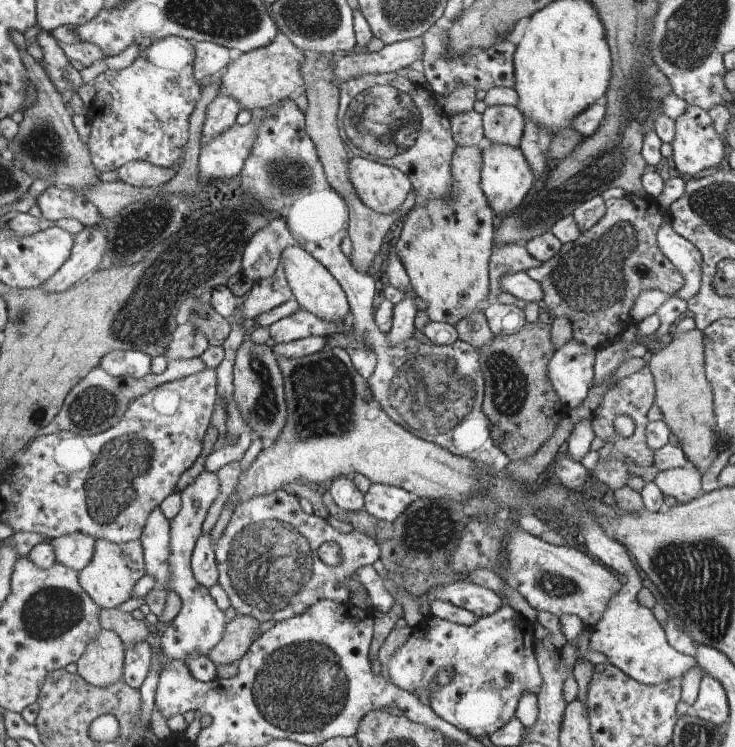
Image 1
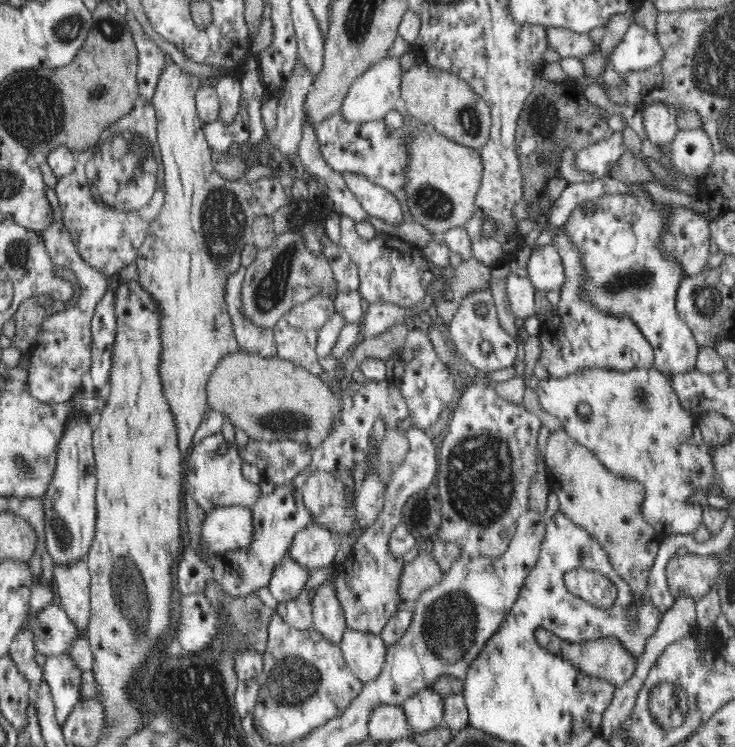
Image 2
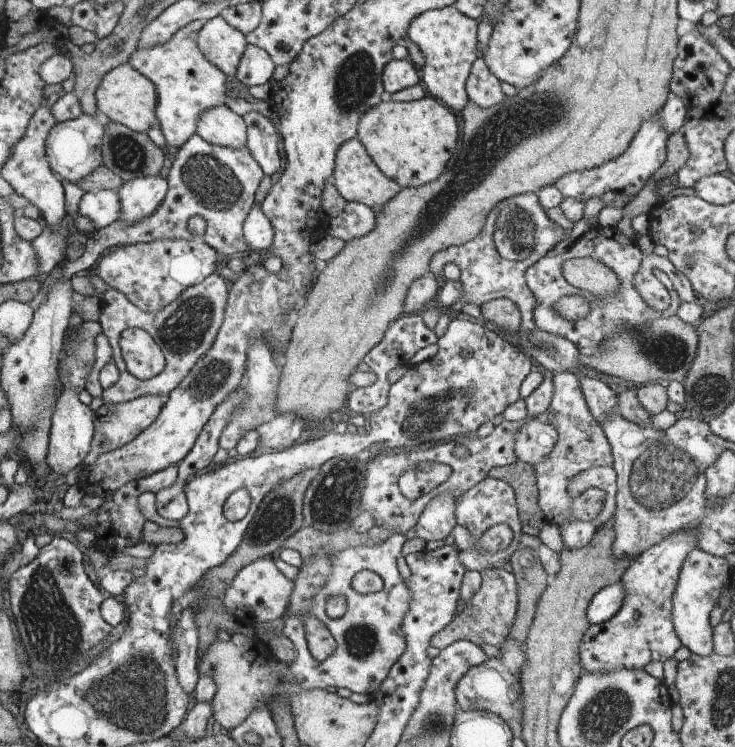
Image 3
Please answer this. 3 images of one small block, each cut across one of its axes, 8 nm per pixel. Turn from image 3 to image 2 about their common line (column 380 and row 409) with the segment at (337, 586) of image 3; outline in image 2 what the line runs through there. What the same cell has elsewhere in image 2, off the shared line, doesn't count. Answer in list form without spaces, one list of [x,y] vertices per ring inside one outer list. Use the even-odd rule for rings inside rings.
[[[586,367],[584,372],[566,376],[562,380],[540,381],[535,394],[544,410],[562,422],[565,431],[590,452],[616,476],[631,477],[641,482],[645,488],[642,504],[644,520],[650,523],[661,536],[668,534],[692,534],[703,521],[703,507],[689,503],[688,499],[697,488],[707,489],[713,485],[713,466],[710,447],[704,442],[694,412],[688,412],[679,403],[672,384],[672,376],[664,376],[654,370],[632,368],[628,374],[618,371],[608,372],[594,367]],[[578,404],[588,404],[588,421],[578,417]]]

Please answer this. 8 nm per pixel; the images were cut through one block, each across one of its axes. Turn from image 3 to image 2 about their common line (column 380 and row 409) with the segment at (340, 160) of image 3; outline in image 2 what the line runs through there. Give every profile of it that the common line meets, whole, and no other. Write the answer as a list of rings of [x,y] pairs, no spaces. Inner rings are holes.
[[[167,51],[166,55],[168,55],[168,58],[165,60],[165,67],[161,70],[157,88],[155,89],[156,92],[153,94],[153,100],[151,101],[152,107],[156,110],[157,117],[157,144],[159,146],[161,165],[163,168],[162,183],[164,200],[160,214],[154,220],[151,220],[144,243],[137,250],[135,262],[137,263],[139,274],[137,281],[144,288],[144,291],[148,291],[148,295],[152,297],[153,302],[156,302],[157,314],[160,314],[160,366],[157,369],[161,379],[160,387],[164,391],[164,399],[168,400],[168,410],[172,411],[172,418],[176,421],[176,444],[180,447],[180,451],[182,451],[182,458],[186,458],[188,450],[194,445],[193,438],[195,432],[208,410],[206,392],[208,380],[215,366],[221,361],[224,355],[227,355],[230,350],[239,350],[238,341],[236,341],[235,333],[233,332],[233,322],[229,315],[229,303],[226,299],[227,280],[241,266],[240,255],[246,243],[252,239],[251,231],[255,219],[262,215],[272,216],[280,206],[292,206],[294,201],[288,201],[284,187],[282,187],[278,177],[260,178],[260,180],[254,180],[250,184],[240,184],[240,182],[230,182],[230,179],[224,179],[214,171],[211,158],[212,149],[206,141],[204,132],[205,124],[199,120],[197,109],[195,108],[195,96],[198,88],[200,88],[201,81],[198,77],[184,72],[180,68],[178,58],[171,52]]]

